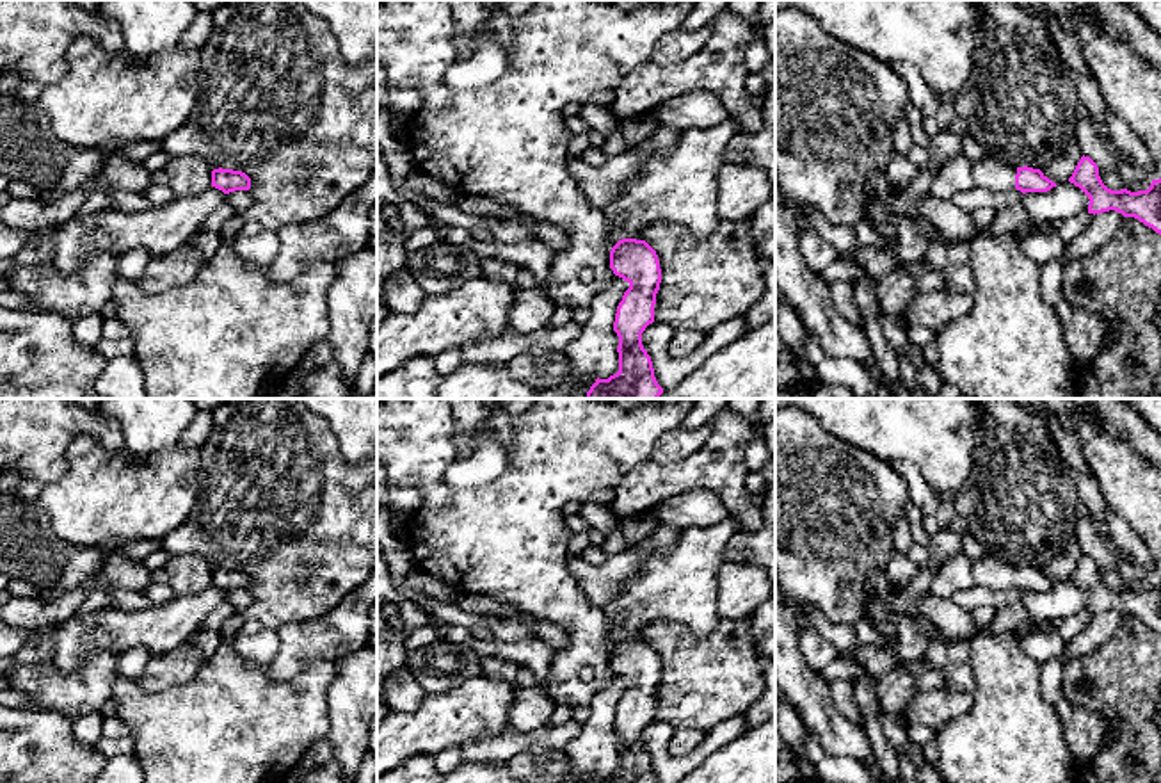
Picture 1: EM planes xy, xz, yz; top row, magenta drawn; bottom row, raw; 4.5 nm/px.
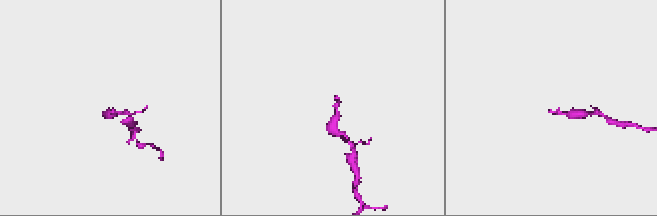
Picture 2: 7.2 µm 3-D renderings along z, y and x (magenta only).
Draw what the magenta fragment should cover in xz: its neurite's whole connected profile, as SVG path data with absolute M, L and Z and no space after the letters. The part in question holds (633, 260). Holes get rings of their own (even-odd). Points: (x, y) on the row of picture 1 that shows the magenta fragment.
M621 214L613 231L619 242L610 251L610 269L629 283L613 322L619 336L619 372L608 379L597 377L585 399L658 399L663 393L651 356L642 345L642 333L654 322L661 283L660 260L645 240L622 235L624 221L626 215Z

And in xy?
M219 167L212 171L212 187L222 190L224 194L229 194L235 190L249 190L251 178L242 171Z

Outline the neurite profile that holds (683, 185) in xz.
M733 119L711 128L693 128L681 133L669 155L651 160L642 176L631 180L601 208L608 249L619 242L613 231L621 214L626 215L624 237L640 235L654 222L672 221L688 228L699 240L708 238L722 221L718 171L736 133L740 126Z

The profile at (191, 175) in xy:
M183 155L151 174L151 180L167 185L176 198L192 198L212 189L212 171L212 165L203 157Z

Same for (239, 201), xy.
M235 190L226 194L224 203L238 215L242 215L249 206L252 206L254 199L249 190Z

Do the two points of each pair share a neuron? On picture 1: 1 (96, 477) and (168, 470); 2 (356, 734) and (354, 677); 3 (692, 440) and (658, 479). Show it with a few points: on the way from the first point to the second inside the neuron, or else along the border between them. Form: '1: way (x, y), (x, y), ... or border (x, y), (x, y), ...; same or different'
1: way (114, 477), (150, 477); same
2: way (354, 719), (354, 691); same
3: border (708, 436), (681, 460), (651, 460); different

